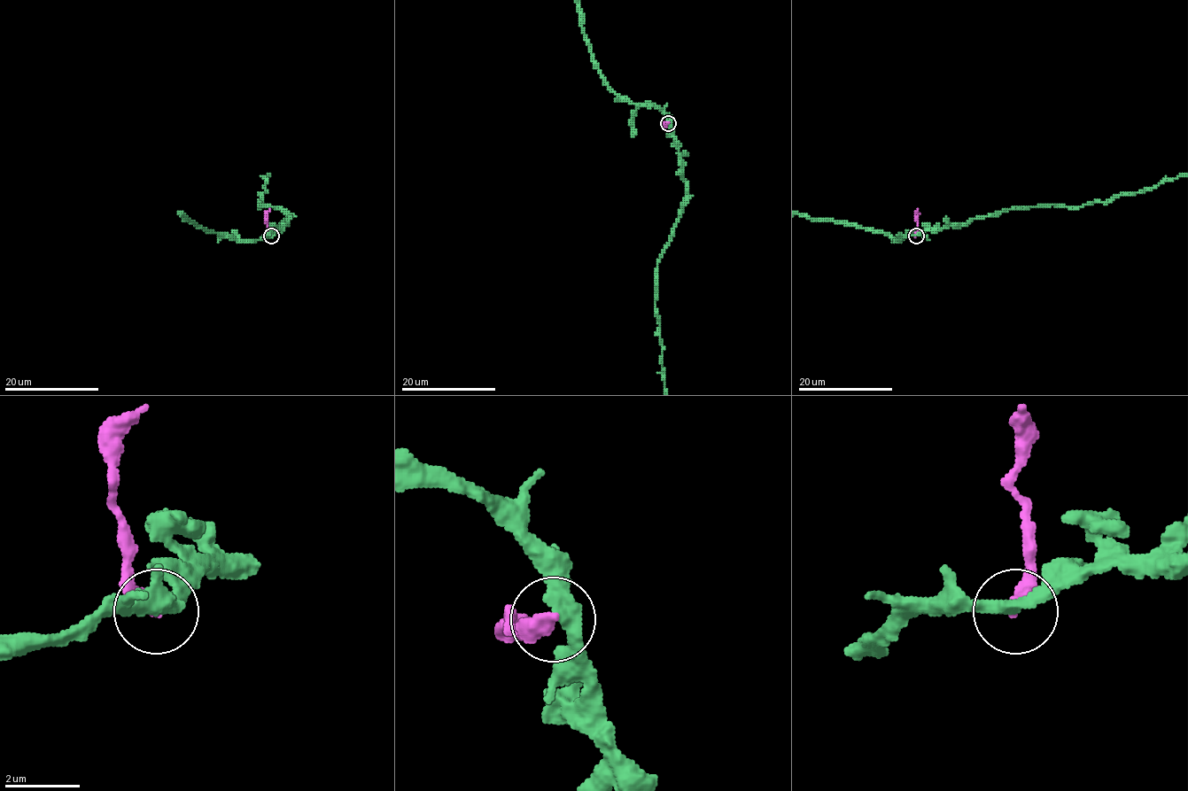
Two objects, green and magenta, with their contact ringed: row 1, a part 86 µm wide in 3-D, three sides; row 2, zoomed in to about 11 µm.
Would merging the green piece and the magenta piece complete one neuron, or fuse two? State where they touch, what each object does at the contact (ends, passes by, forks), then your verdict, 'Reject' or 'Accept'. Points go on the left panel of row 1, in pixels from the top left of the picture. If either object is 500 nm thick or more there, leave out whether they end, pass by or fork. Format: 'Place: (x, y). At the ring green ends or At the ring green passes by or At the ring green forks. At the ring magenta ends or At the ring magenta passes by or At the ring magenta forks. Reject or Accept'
Place: (271, 236). At the ring green passes by. At the ring magenta ends. Reject

